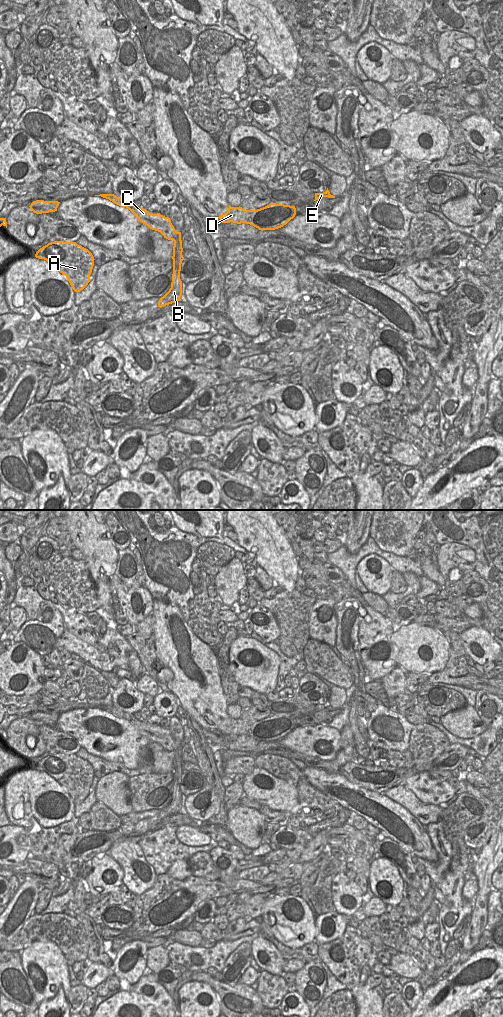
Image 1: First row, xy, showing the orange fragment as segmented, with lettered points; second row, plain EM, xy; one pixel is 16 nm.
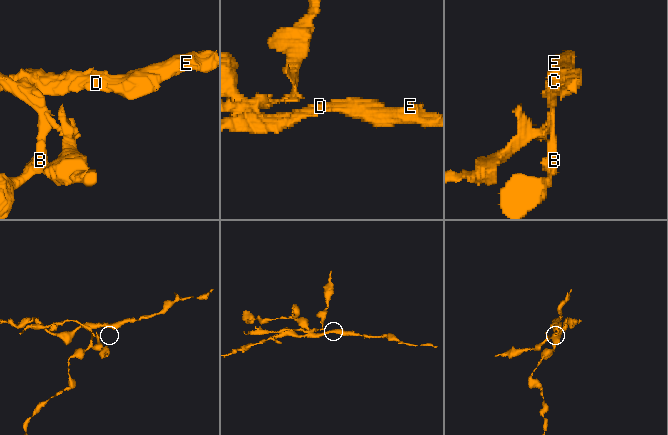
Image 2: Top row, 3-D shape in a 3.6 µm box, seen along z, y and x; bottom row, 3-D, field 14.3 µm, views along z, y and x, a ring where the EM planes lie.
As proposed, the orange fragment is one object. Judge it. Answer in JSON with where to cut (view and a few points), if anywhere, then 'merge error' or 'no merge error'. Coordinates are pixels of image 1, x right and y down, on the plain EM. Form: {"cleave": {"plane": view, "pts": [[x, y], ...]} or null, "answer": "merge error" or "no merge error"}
{"cleave": {"plane": "xy", "pts": [[176, 743], [172, 751]]}, "answer": "merge error"}

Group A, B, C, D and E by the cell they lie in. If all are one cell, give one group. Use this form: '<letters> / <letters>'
A C D E / B

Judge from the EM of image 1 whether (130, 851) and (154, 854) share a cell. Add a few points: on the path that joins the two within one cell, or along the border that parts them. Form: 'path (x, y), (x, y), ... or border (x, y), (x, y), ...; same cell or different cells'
border (137, 843), (145, 860), (156, 873); different cells

